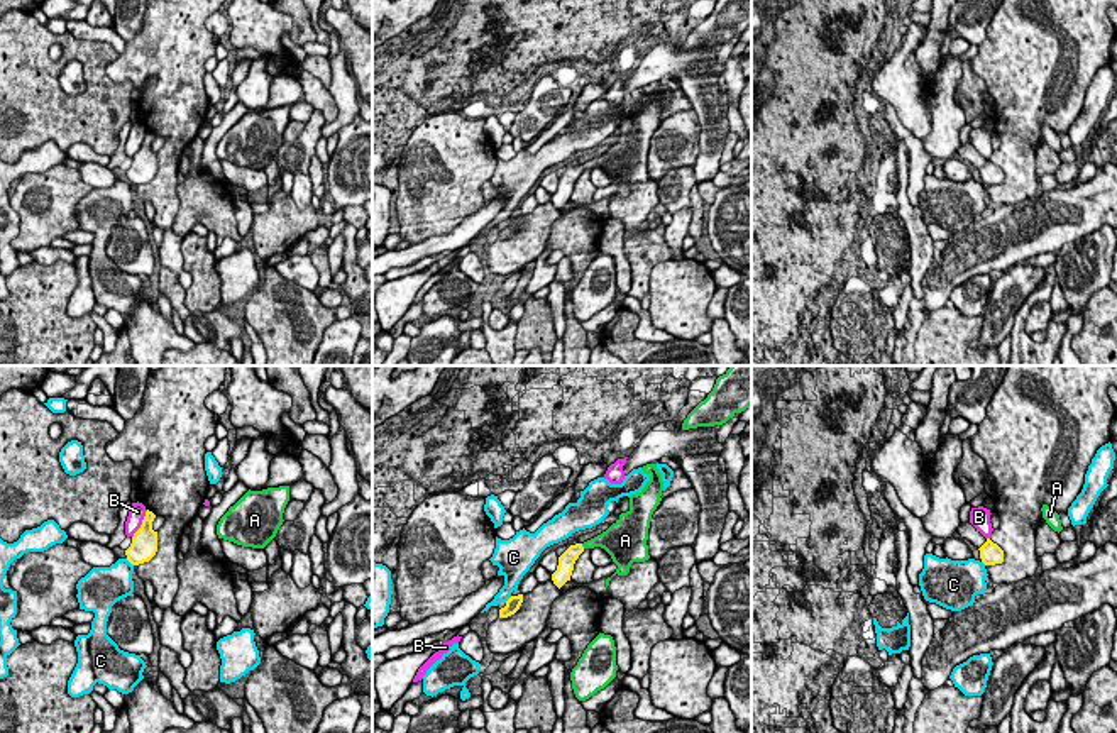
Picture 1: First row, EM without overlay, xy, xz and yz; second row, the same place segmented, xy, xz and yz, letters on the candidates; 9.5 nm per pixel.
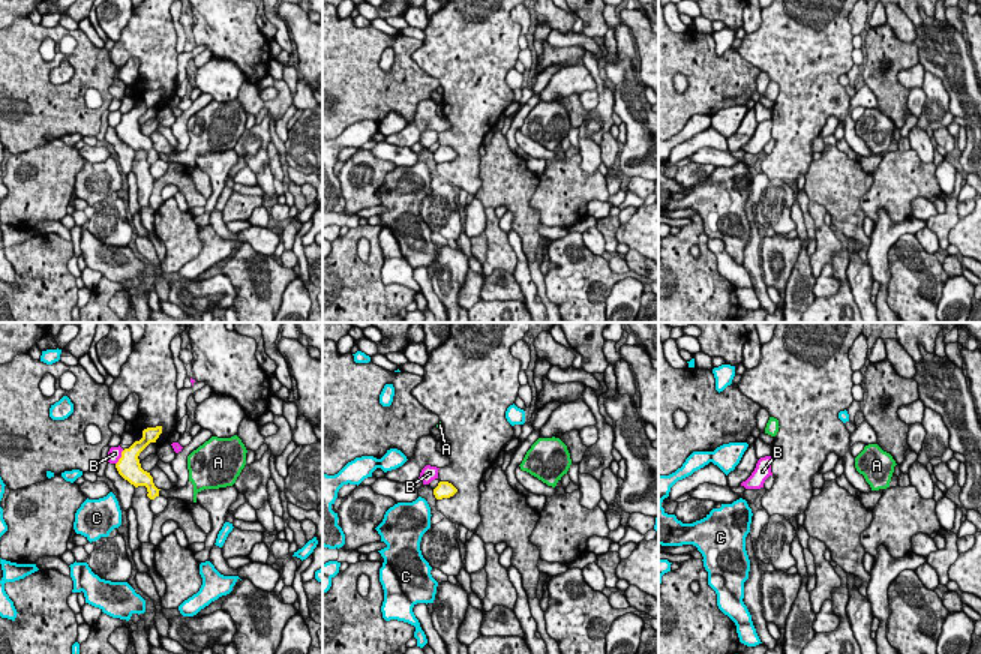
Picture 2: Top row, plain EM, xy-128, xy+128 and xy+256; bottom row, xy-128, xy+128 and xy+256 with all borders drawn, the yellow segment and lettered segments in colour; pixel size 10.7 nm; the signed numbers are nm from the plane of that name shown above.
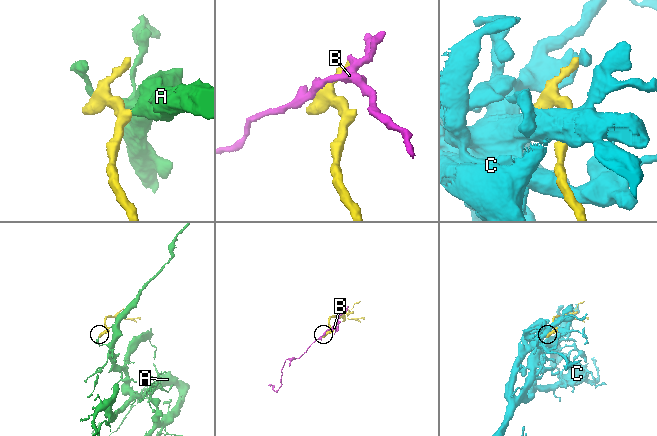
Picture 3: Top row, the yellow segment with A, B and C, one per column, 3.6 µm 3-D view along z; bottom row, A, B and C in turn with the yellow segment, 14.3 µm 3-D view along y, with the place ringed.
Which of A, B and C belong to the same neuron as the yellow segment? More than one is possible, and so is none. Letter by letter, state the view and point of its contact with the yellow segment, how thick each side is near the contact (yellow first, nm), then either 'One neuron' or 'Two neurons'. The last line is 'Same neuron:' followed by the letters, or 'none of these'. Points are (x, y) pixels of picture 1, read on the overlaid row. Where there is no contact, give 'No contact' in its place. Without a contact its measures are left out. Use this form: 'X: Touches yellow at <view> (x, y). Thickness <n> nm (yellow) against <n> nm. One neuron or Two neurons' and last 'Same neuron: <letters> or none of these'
A: Touches yellow at xz (581, 545). Thickness 160 nm (yellow) against 170 nm. One neuron
B: Touches yellow at xy (143, 523). Thickness 260 nm (yellow) against 160 nm. Two neurons
C: Touches yellow at xy (129, 561). Thickness 260 nm (yellow) against 320 nm. Two neurons
Same neuron: A

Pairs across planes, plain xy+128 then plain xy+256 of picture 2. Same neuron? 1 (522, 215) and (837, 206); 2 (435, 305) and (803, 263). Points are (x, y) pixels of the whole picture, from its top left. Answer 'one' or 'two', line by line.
1: one
2: two

